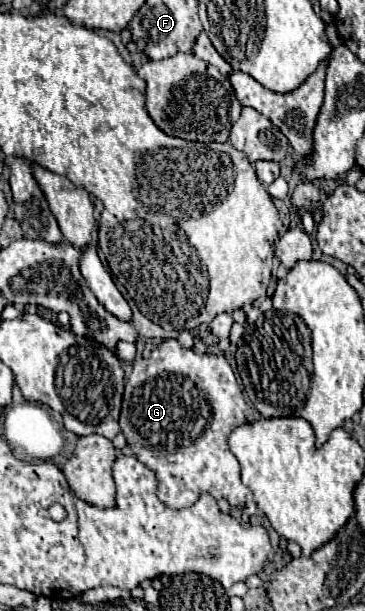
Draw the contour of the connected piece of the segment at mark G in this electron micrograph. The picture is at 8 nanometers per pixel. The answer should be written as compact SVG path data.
M165 338L149 358L133 362L133 372L125 384L119 426L137 460L155 472L157 498L165 506L187 508L199 500L199 494L207 492L215 500L227 500L233 510L241 510L247 504L249 488L243 486L239 478L239 464L229 450L227 438L237 426L251 424L255 418L257 414L243 400L237 378L223 354L199 354L195 350L181 348L175 338Z

